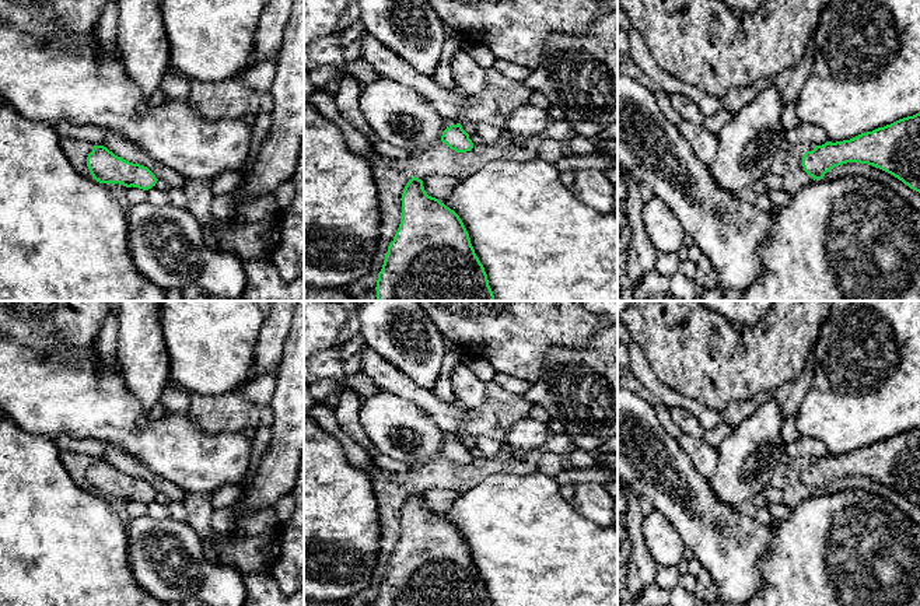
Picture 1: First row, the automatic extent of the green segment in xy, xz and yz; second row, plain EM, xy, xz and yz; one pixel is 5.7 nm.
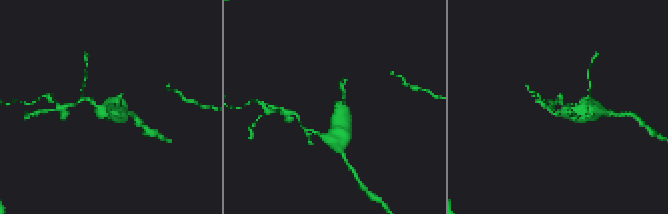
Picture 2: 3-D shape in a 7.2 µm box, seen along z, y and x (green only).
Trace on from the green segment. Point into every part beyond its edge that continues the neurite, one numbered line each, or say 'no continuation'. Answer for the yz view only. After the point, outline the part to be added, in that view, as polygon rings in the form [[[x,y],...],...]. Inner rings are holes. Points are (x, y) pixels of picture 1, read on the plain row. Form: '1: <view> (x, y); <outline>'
no continuation

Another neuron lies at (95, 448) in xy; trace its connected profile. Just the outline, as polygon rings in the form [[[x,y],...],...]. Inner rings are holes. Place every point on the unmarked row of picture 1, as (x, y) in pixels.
[[[57,435],[53,438],[56,446],[62,451],[77,453],[88,453],[95,459],[102,459],[105,455],[105,444],[99,439],[74,439],[69,435]]]

